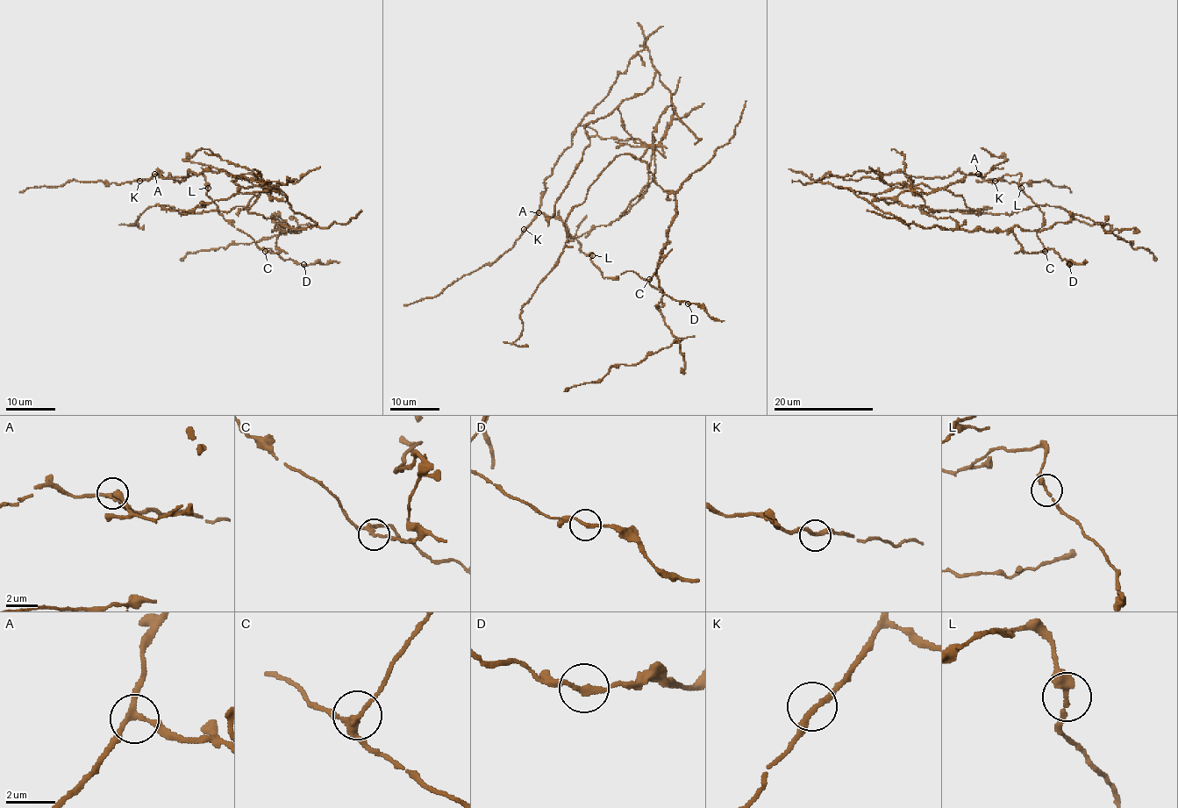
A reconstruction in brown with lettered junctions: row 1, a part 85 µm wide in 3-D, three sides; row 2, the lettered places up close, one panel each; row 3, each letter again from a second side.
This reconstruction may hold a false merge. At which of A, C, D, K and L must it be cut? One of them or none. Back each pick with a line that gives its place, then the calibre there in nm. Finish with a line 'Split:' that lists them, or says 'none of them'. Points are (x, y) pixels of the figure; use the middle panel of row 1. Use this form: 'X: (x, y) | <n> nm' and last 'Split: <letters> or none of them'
C: (649, 279) | 240 nm
Split: C

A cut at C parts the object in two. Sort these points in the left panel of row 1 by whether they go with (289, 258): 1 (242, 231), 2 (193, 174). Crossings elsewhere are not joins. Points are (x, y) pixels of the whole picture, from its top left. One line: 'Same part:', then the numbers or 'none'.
Same part: 1, 2

